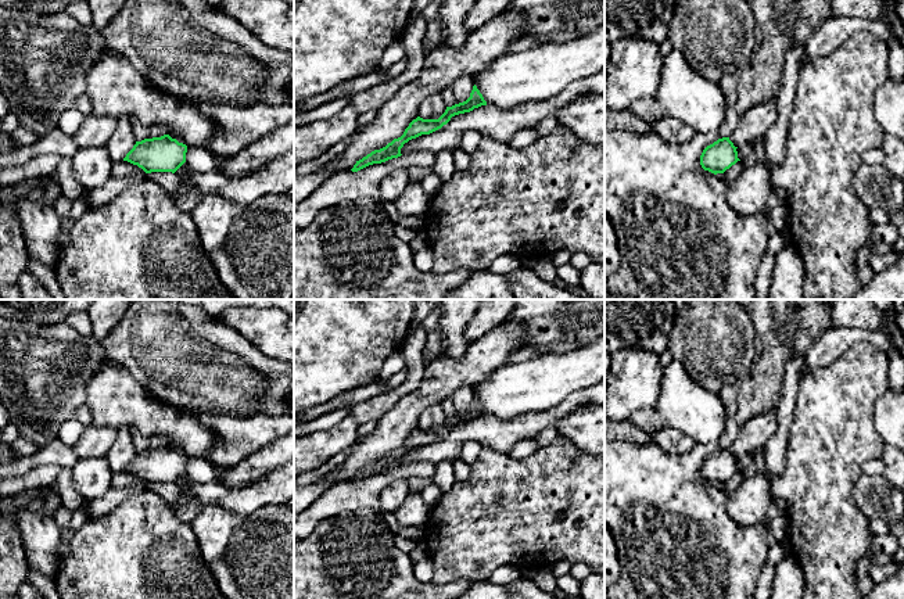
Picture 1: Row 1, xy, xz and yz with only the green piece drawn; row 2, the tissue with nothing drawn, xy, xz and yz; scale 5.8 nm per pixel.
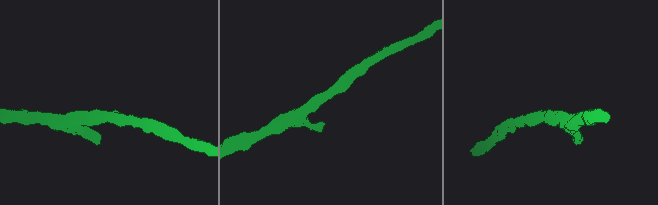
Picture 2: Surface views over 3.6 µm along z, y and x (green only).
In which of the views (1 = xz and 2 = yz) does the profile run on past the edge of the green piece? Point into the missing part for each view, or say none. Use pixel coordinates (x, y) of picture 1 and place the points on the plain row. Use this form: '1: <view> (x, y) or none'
1: none
2: none

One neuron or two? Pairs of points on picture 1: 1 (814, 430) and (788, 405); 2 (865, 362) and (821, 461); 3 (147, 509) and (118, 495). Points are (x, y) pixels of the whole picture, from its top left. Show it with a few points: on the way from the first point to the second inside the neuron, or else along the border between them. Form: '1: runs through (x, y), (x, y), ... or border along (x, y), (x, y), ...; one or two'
1: border along (800, 379), (793, 423), (786, 443); two
2: runs through (849, 387), (835, 404), (832, 436); one
3: border along (147, 487), (132, 492), (111, 510), (99, 516); two

